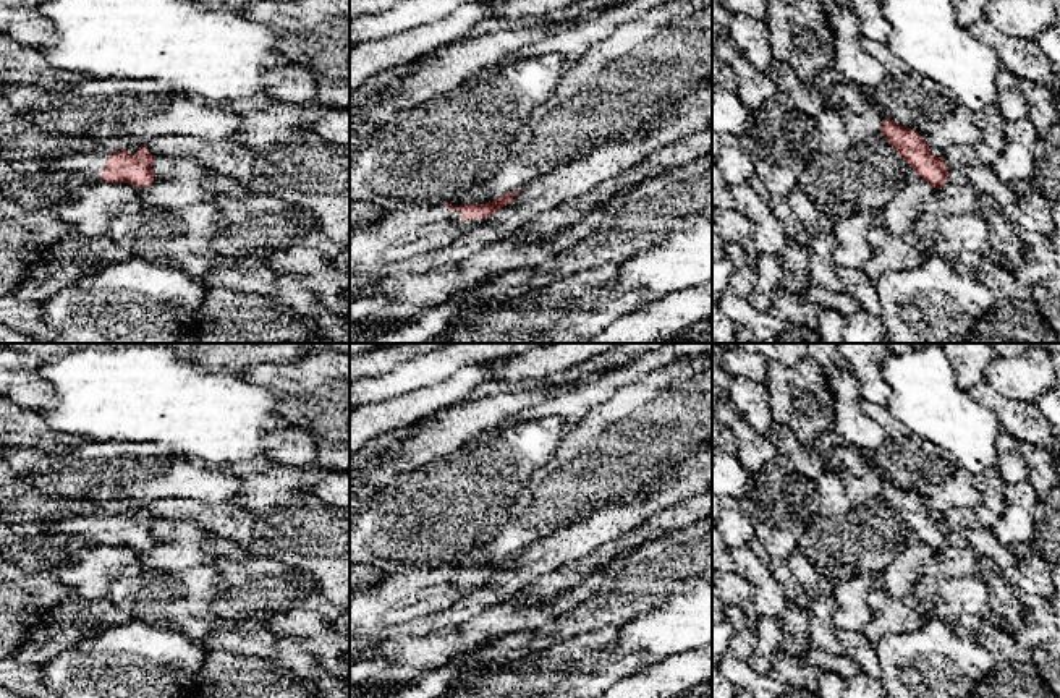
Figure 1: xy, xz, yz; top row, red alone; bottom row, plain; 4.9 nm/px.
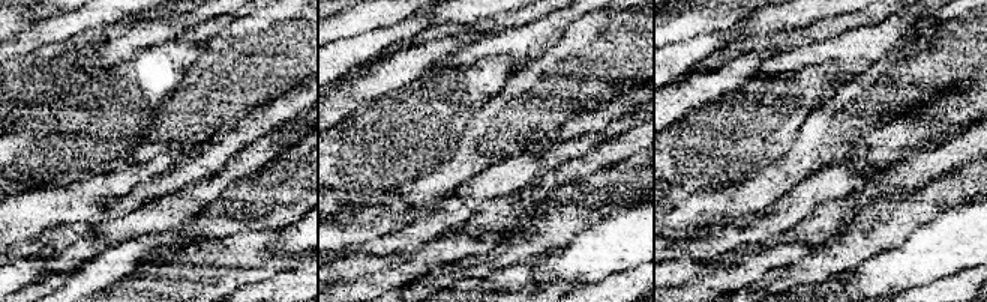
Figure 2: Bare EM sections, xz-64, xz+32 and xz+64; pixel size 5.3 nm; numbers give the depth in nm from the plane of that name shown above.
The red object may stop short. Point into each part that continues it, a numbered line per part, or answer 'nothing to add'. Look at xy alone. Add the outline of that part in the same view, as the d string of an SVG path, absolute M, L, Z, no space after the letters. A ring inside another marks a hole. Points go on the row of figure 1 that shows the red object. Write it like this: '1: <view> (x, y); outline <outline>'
1: xy (89, 164); outline M74 152L60 159L53 159L49 168L65 175L83 175L91 185L100 181L107 159L108 152Z

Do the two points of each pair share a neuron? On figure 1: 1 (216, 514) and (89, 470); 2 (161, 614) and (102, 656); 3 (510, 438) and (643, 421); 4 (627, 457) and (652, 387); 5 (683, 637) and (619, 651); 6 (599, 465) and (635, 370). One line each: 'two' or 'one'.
1: two
2: two
3: two
4: one
5: one
6: two

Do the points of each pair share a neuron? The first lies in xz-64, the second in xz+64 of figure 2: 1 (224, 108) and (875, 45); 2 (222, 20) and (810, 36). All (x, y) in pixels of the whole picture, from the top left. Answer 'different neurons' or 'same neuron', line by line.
1: different neurons
2: different neurons

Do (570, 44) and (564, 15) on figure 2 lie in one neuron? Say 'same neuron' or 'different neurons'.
different neurons

